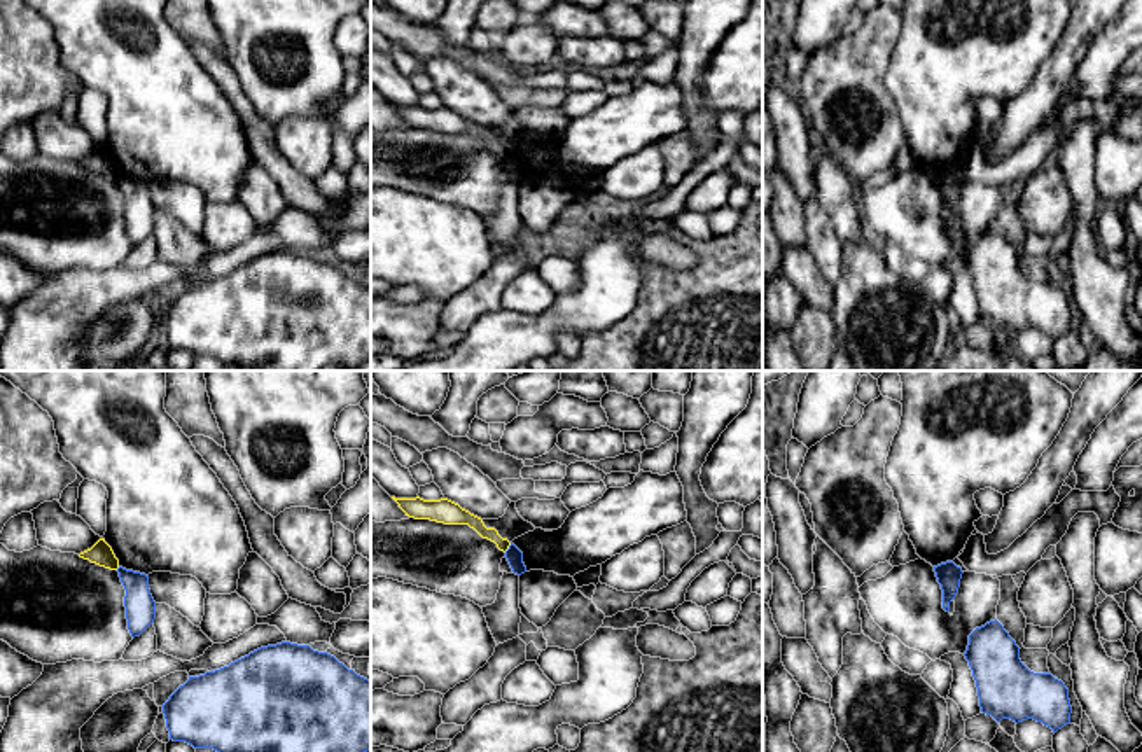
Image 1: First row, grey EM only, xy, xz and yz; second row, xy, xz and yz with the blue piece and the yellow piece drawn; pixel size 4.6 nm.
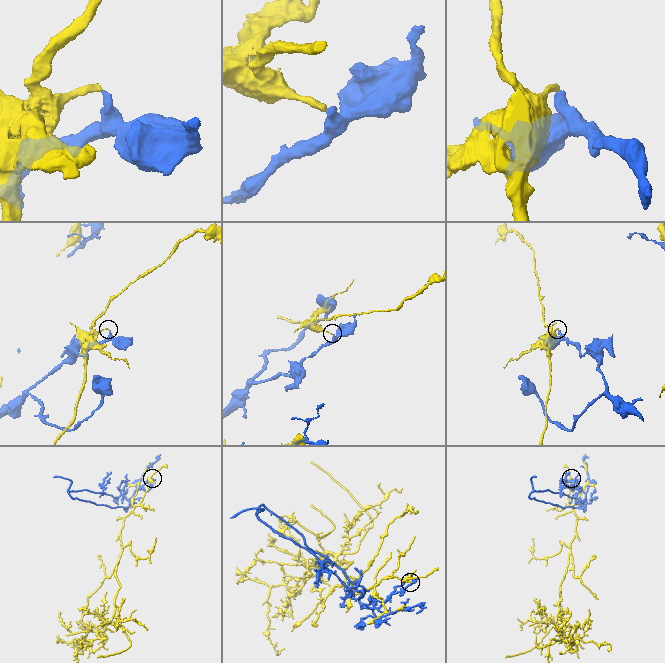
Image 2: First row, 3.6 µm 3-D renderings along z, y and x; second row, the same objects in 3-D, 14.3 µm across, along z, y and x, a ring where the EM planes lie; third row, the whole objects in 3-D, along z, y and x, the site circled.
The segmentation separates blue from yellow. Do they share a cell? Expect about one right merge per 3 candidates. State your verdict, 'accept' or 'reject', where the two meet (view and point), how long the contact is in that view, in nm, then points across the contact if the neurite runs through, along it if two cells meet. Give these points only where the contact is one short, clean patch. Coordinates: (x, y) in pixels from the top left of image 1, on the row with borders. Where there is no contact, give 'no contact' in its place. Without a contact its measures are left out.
reject; meets blue in xz at (509, 548); contact 60 nm long

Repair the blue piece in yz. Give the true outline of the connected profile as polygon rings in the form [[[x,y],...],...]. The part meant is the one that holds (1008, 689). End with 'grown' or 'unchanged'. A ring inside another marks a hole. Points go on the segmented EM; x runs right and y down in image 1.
[[[995,619],[969,635],[965,659],[976,680],[981,712],[997,722],[1011,719],[1016,724],[1034,719],[1051,728],[1053,733],[1070,724],[1069,689],[1051,673],[1034,673],[1020,659],[1020,647]]] | unchanged

